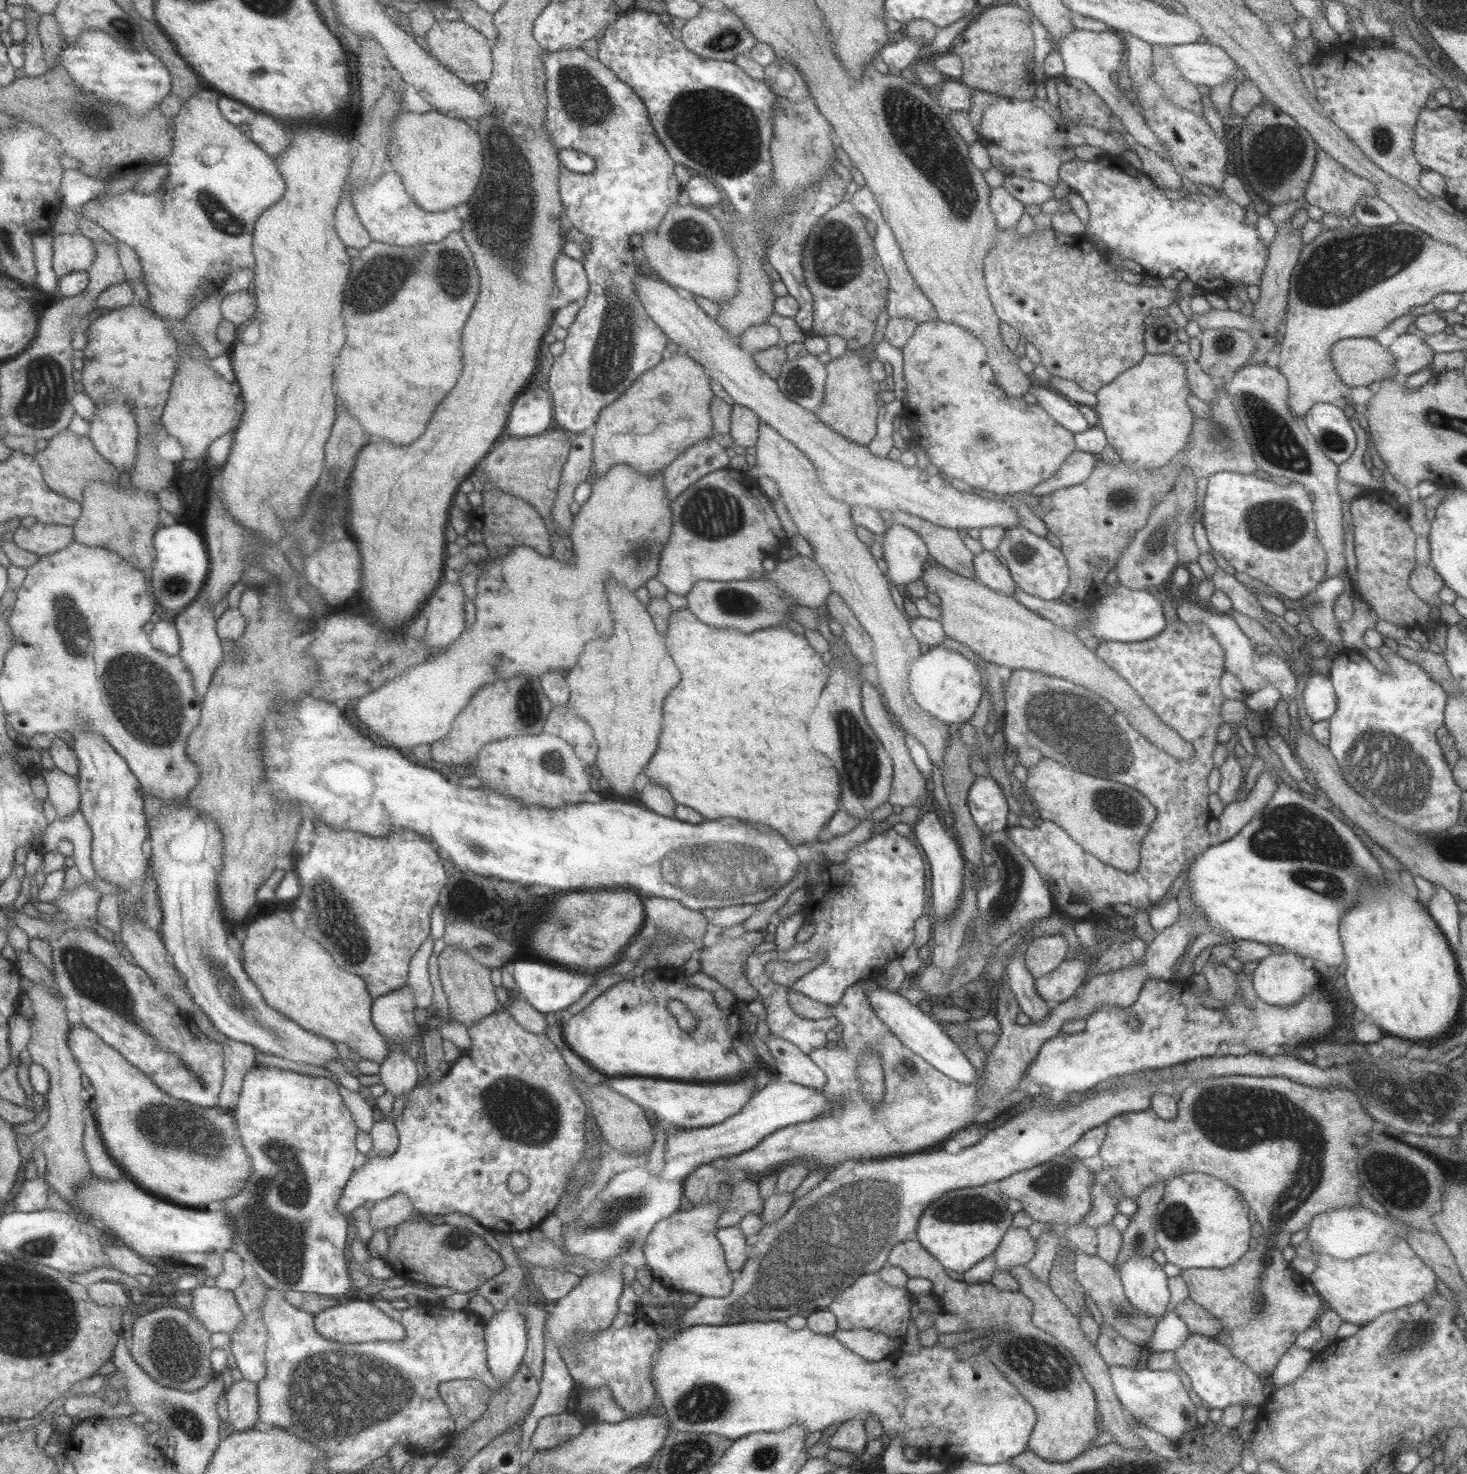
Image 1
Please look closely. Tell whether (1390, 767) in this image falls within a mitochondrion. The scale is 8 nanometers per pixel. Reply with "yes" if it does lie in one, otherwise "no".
yes

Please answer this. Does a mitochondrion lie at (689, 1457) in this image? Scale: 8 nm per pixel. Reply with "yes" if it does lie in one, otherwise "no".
yes

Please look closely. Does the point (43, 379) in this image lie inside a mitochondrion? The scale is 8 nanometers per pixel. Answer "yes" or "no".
yes

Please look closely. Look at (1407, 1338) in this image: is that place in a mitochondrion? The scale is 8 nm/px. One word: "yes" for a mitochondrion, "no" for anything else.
yes

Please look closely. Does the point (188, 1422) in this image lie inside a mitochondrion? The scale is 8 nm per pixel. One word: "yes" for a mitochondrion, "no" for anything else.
yes

